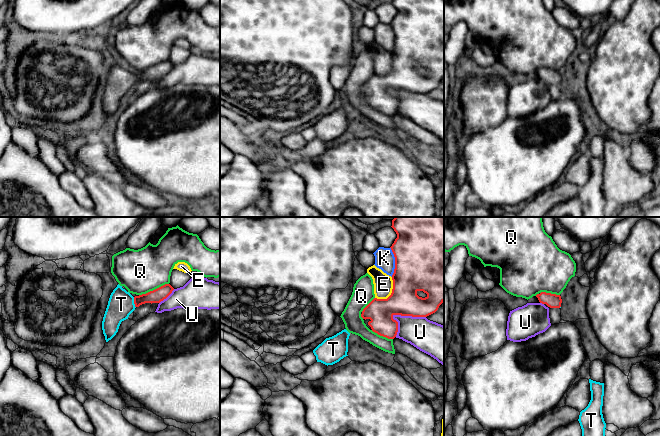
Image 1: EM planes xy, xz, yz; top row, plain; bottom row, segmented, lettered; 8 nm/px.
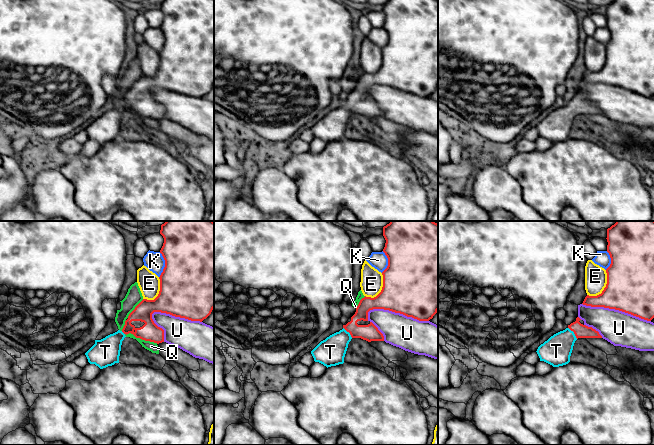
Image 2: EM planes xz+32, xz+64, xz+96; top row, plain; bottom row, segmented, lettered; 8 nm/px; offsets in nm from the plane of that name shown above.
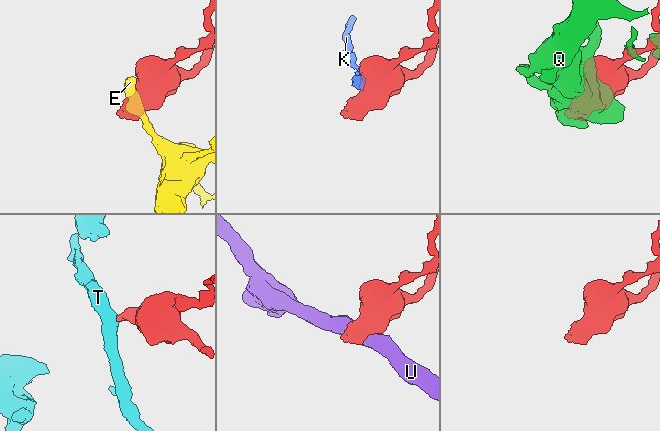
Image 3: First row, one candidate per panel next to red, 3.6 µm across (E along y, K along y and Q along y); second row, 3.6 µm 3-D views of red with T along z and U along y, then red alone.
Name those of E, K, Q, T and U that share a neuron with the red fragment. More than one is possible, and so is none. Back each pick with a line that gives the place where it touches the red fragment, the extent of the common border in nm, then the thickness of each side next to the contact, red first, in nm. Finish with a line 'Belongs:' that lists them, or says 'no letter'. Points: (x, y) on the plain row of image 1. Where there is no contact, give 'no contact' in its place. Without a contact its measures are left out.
T: contact xy (134, 78); length 90 nm; calibres 110 and 200 nm
Belongs: T

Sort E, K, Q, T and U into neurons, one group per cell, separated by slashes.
E / K / Q / T / U

